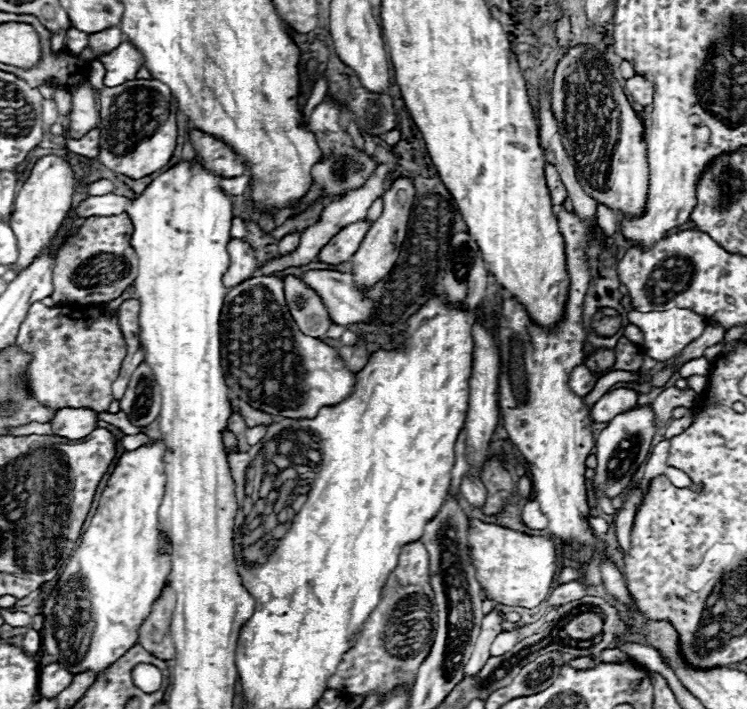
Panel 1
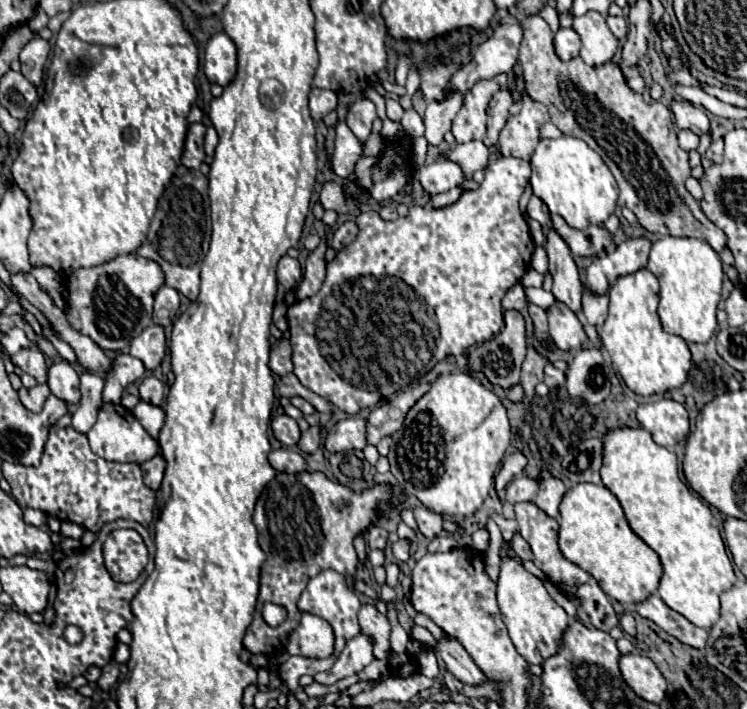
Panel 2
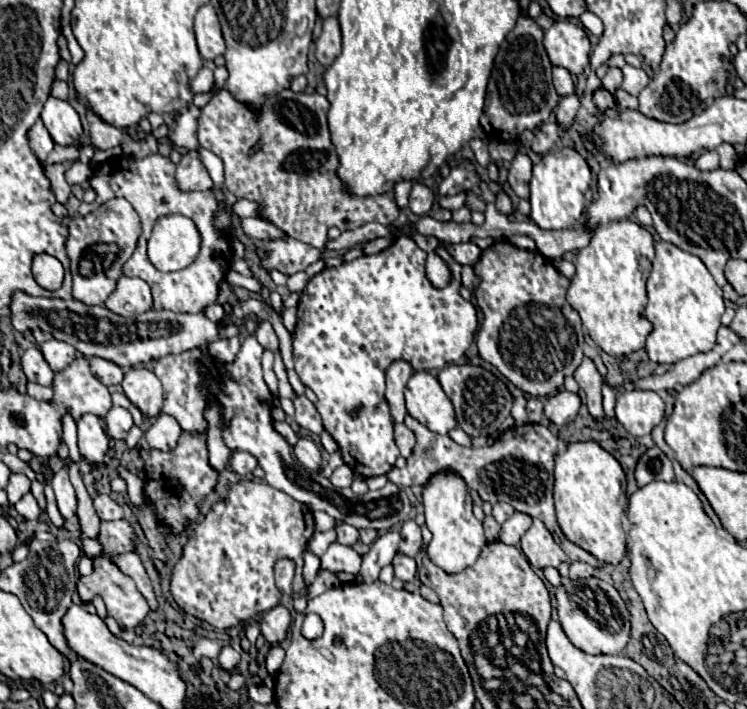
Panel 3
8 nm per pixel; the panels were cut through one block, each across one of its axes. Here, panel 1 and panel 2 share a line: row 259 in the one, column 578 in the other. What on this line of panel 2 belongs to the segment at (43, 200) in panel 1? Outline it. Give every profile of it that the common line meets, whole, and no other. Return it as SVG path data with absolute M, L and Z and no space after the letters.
M588 12L580 18L574 18L572 28L578 32L582 40L580 58L586 64L600 66L614 58L618 50L618 38L608 30L602 14Z

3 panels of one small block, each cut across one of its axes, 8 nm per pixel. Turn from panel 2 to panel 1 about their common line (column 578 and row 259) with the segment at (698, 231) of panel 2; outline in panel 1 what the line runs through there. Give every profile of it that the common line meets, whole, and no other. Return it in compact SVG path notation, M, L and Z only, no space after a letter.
M126 212L114 216L92 216L76 234L62 246L54 268L54 294L56 304L108 304L118 298L138 276L138 256L130 244L134 224Z

